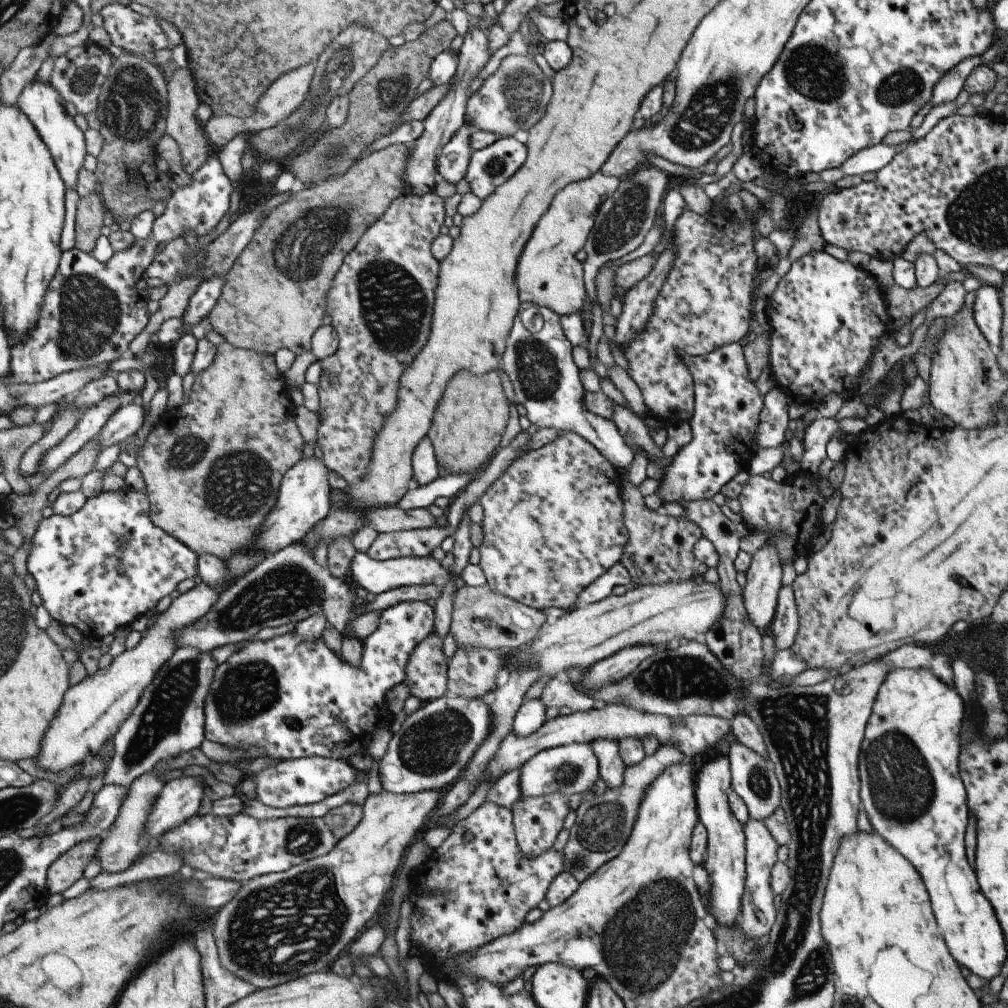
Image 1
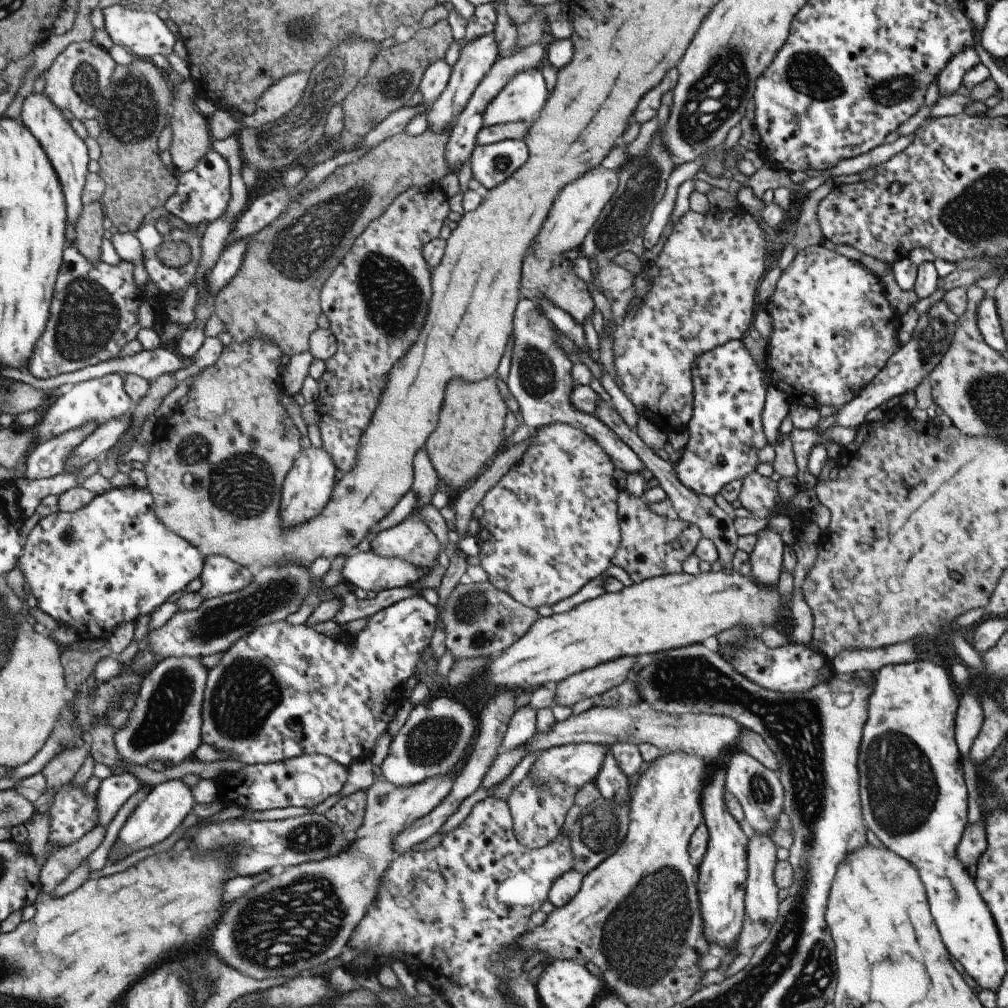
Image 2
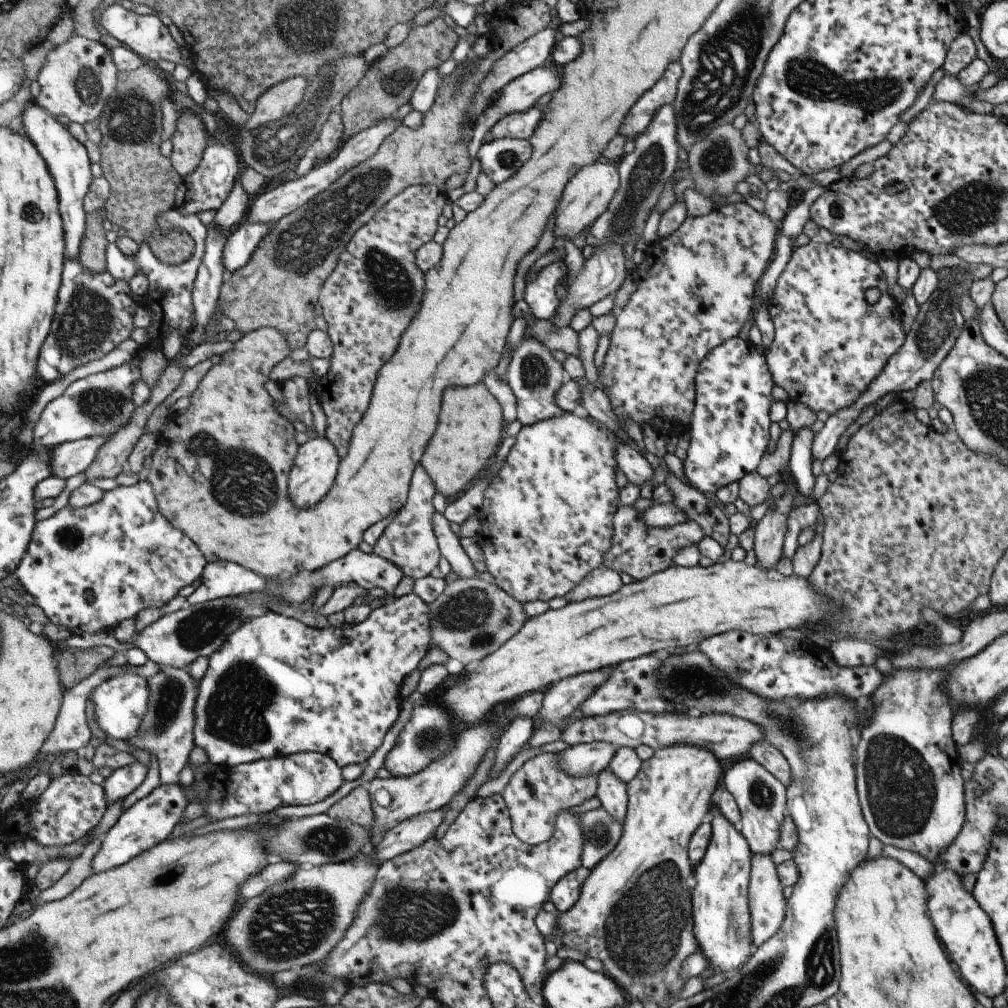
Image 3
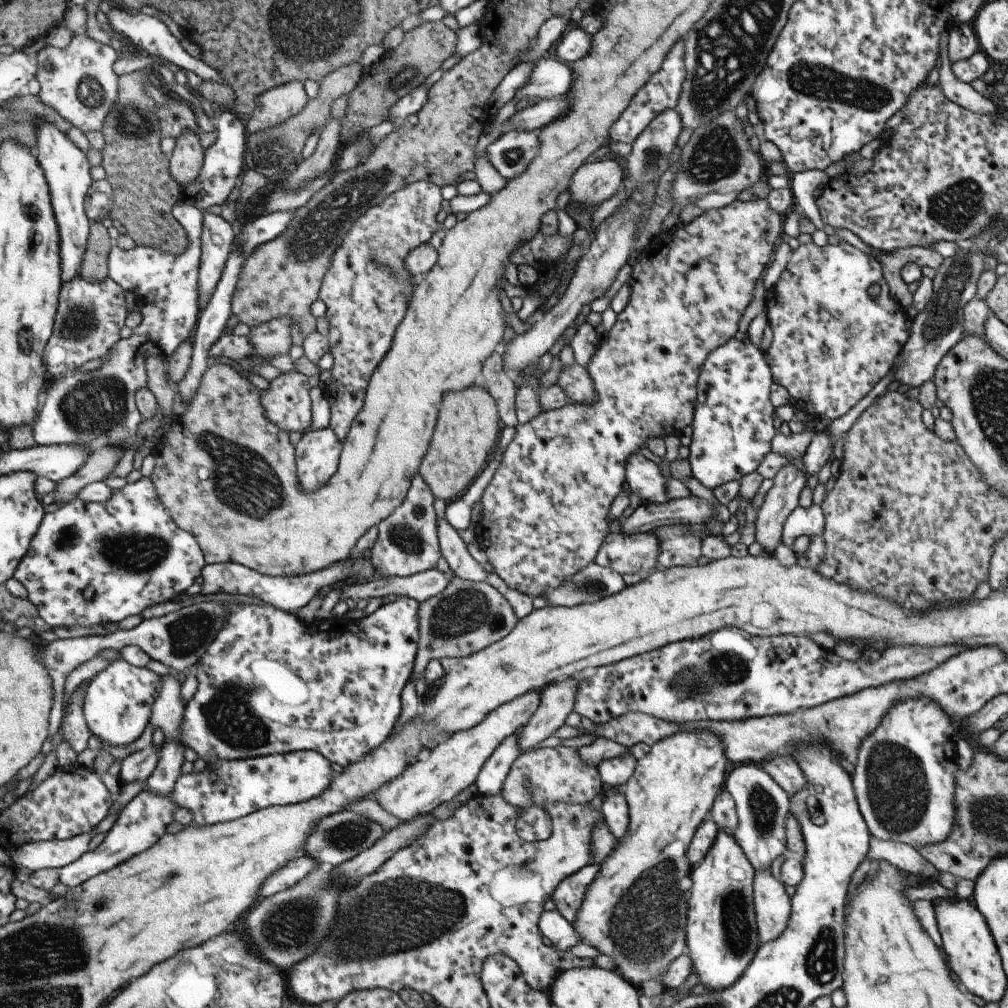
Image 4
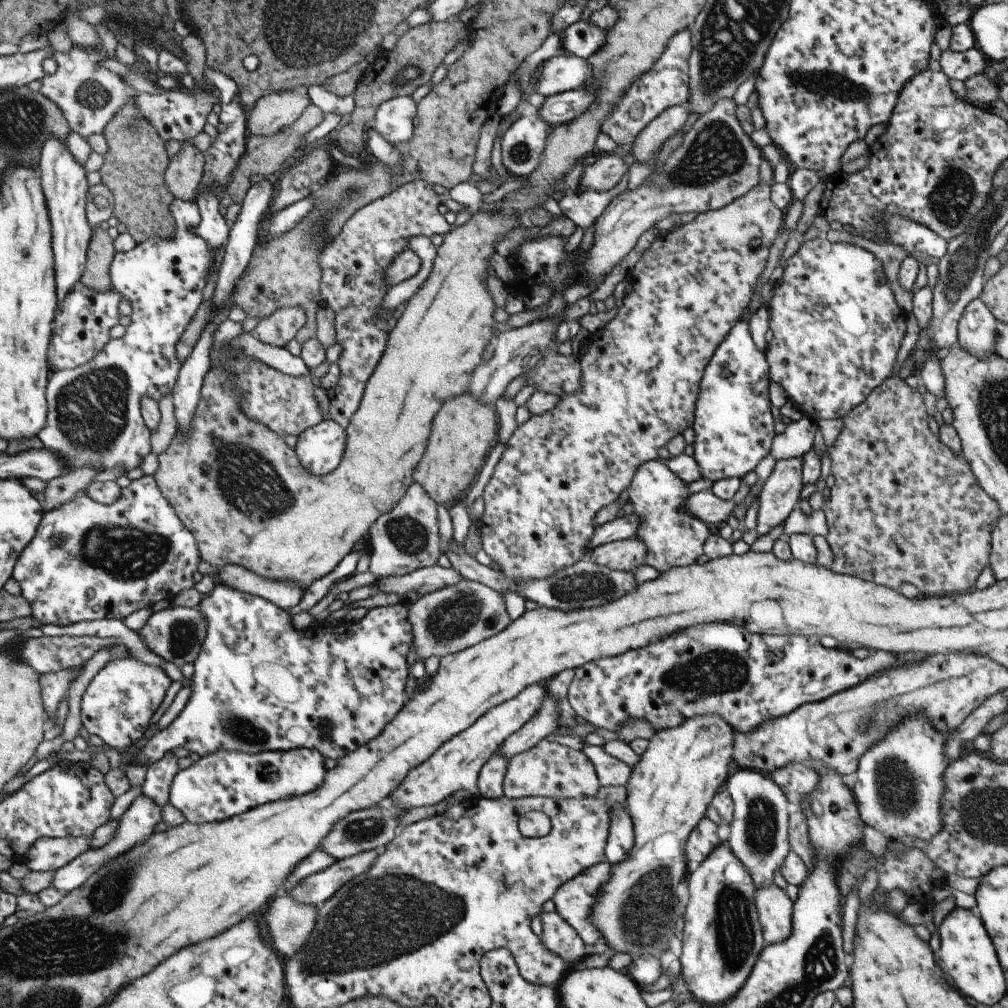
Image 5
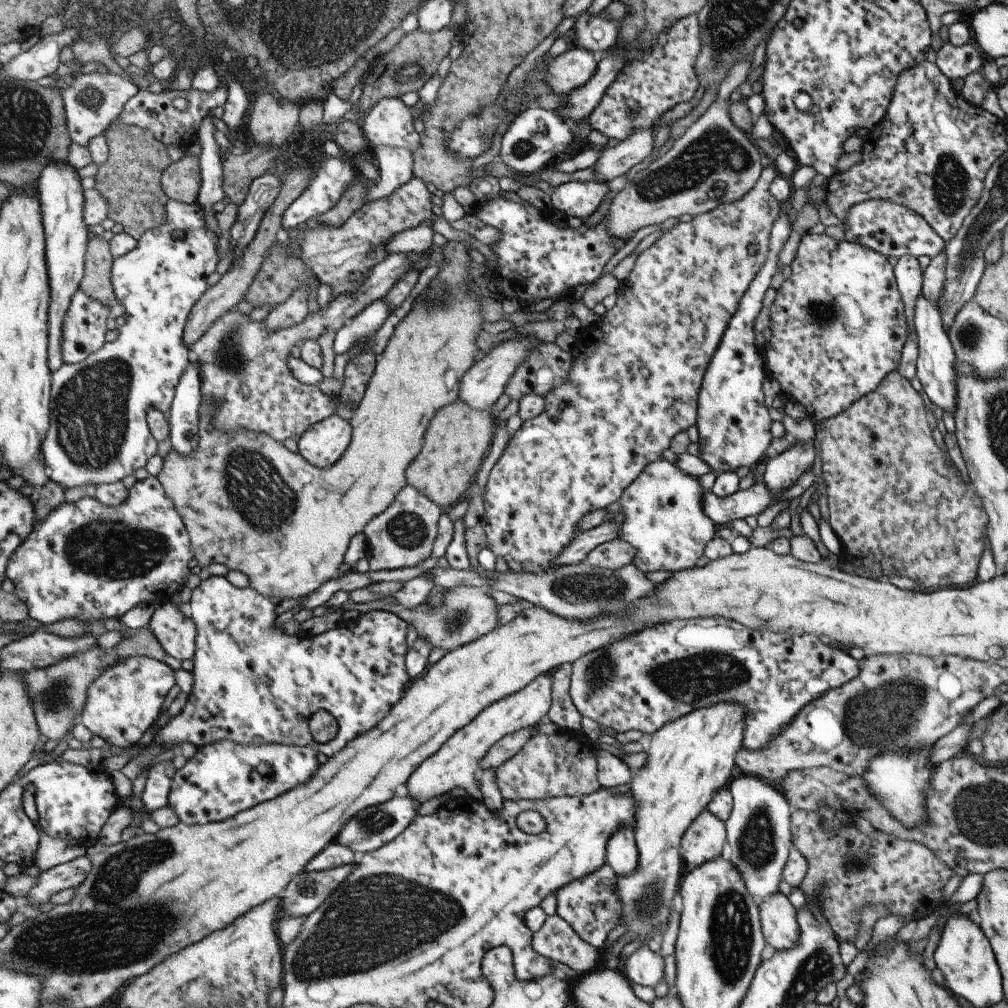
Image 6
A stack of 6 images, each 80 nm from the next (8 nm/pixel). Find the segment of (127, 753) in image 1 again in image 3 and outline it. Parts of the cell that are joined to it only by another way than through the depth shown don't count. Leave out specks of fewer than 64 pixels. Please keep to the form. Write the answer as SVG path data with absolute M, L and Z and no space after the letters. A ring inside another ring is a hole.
M158 665L158 670L146 678L148 686L148 703L140 726L135 735L126 744L133 751L145 751L158 760L158 778L160 784L177 783L179 771L186 766L187 756L194 747L194 702L197 696L198 683L191 678L188 668L180 669L169 665Z

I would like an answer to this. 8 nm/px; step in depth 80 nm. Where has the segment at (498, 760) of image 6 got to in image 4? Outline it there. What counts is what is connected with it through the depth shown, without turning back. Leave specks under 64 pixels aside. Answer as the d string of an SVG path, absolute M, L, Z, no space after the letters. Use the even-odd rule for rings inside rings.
M571 676L539 691L538 707L530 719L517 730L517 746L521 753L534 747L544 738L551 736L564 724L563 721L567 714L573 711L578 680L579 676Z

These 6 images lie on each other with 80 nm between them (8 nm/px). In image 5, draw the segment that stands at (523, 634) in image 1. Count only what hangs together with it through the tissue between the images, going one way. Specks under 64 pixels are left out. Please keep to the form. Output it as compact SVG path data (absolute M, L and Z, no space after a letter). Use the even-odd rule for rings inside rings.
M463 577L455 584L421 595L410 602L407 618L412 628L417 661L424 661L430 656L440 658L472 647L495 636L511 622L503 597L498 592Z

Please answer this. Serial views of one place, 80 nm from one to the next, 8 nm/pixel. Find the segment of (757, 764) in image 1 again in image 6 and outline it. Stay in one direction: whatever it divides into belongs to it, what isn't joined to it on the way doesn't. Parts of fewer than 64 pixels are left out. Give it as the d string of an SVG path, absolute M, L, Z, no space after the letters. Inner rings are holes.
M741 773L737 778L731 778L726 787L732 798L732 807L724 822L726 837L720 855L740 872L747 892L758 901L777 893L779 881L782 880L782 868L792 847L790 804L777 787L753 775Z

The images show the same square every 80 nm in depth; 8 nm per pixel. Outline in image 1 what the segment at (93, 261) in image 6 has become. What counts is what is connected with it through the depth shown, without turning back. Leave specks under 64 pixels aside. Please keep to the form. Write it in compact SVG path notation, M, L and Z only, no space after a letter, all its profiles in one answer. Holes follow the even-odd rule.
M93 191L79 198L76 202L74 217L74 247L89 253L99 238L103 220L103 206L99 194Z

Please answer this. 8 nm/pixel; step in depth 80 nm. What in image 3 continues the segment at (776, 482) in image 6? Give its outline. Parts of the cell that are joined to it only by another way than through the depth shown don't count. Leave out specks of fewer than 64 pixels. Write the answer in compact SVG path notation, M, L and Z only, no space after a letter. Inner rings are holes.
M789 486L785 496L779 500L774 499L775 510L769 507L761 520L756 522L752 550L757 568L773 569L776 562L782 557L786 518L791 510L791 500L796 493L797 488L793 491Z

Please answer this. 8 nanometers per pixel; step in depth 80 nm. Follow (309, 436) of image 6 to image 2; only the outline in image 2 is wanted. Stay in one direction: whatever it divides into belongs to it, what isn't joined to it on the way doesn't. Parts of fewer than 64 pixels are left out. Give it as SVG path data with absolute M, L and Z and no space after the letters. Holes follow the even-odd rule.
M309 447L301 451L284 476L280 496L279 516L285 529L292 529L315 518L332 496L333 476L336 468L323 448Z

